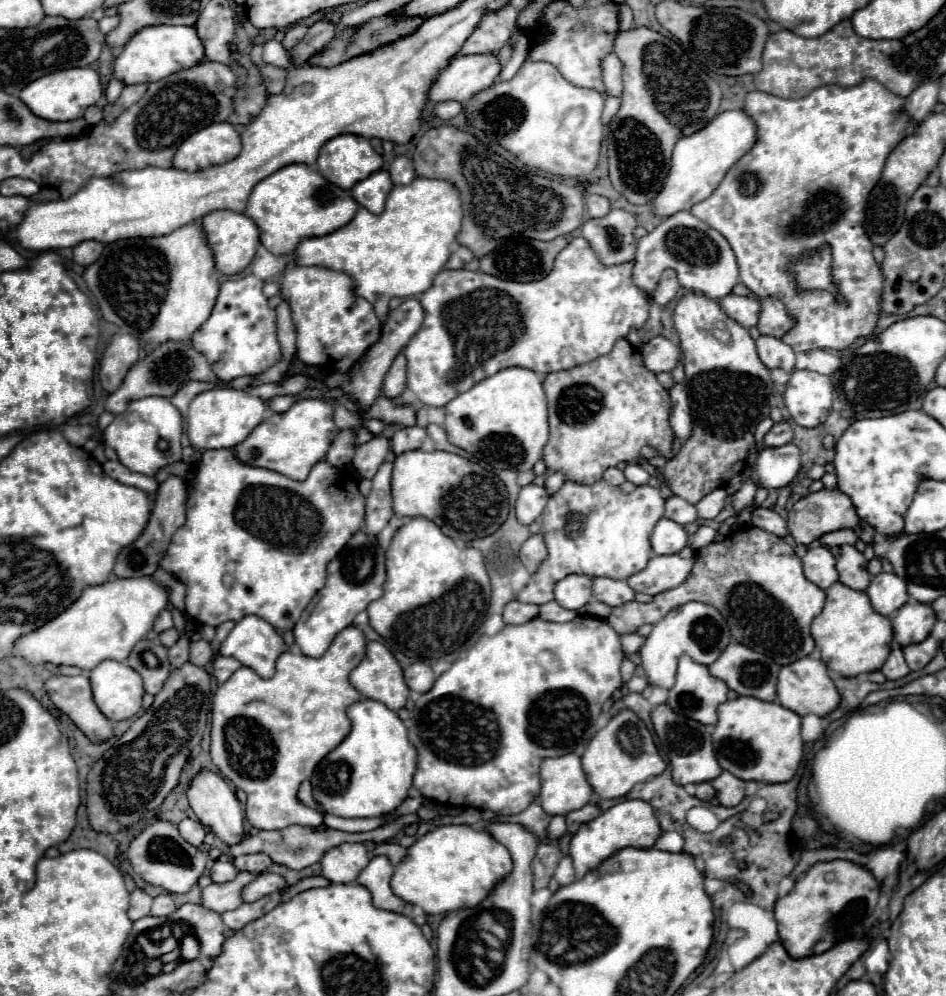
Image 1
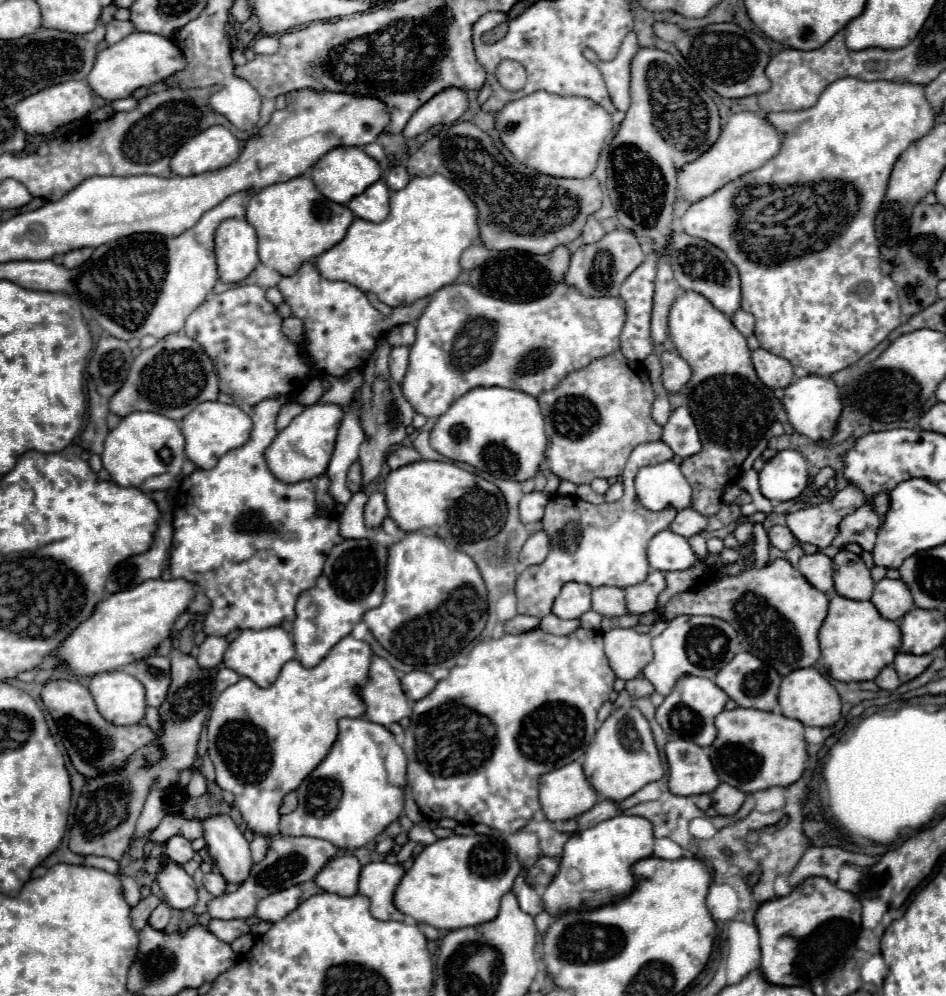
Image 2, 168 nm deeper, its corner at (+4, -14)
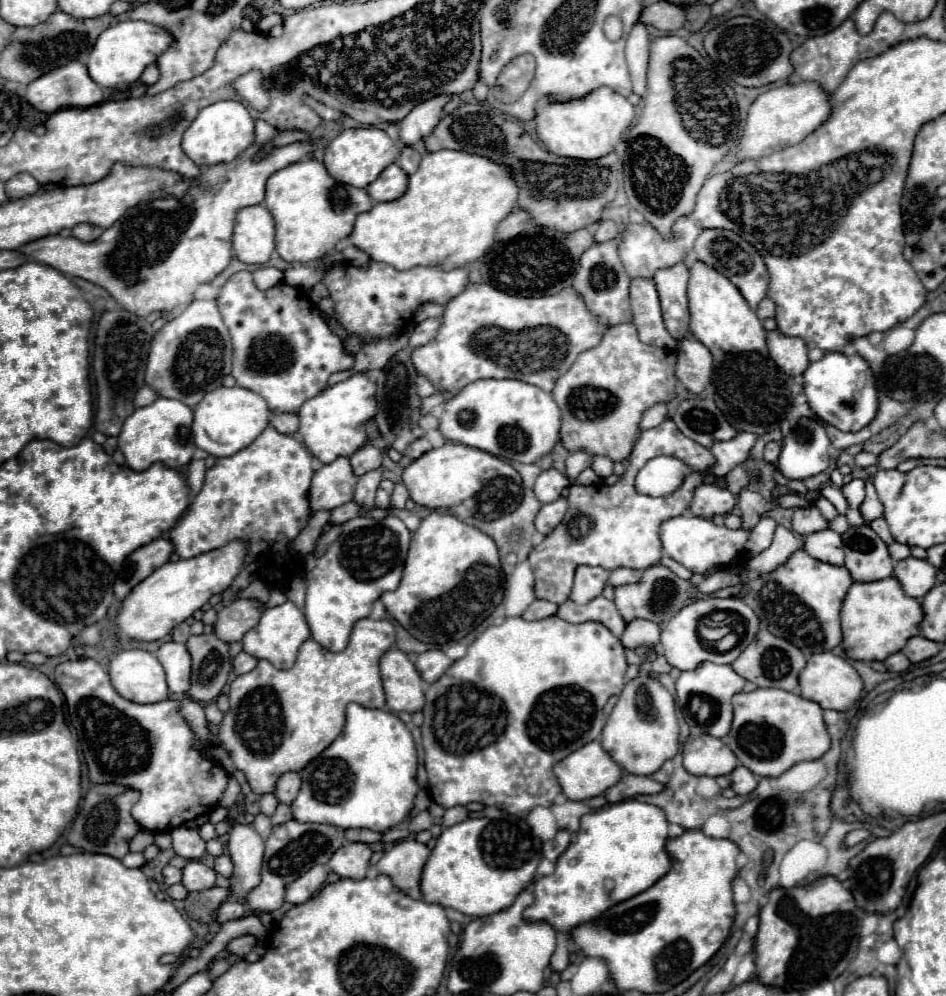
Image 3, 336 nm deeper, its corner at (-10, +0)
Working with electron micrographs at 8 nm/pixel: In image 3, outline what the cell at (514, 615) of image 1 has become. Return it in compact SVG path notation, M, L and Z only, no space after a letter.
M534 600L528 610L524 612L524 620L542 620L542 618L548 618L548 616L554 616L558 610L558 604L554 602L546 602L546 600Z

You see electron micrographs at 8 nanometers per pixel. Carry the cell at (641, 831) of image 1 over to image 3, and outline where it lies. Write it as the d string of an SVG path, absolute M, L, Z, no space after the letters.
M624 800L584 814L574 842L556 860L556 872L538 878L530 886L534 904L524 910L524 920L546 922L564 934L570 934L576 926L598 920L602 912L644 892L672 868L666 840L666 816L652 804Z

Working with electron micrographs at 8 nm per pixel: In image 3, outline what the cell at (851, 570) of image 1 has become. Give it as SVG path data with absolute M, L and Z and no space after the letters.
M850 526L842 534L846 568L856 582L876 582L888 578L894 570L894 560L888 554L888 546L868 526Z

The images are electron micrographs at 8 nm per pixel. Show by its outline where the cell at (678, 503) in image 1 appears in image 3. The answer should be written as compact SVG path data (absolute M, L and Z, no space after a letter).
M702 484L694 492L692 500L692 514L702 518L712 518L714 514L728 514L736 504L736 498L726 488L720 488L718 484Z

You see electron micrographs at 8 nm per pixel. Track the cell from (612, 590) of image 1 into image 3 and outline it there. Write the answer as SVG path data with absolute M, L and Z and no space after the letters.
M616 568L610 572L608 584L612 586L624 586L624 584L634 584L642 578L642 570L632 570L632 568Z

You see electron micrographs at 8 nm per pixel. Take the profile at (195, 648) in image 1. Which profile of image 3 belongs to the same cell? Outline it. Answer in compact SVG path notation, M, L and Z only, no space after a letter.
M238 598L228 606L220 608L218 622L214 624L214 634L224 642L242 640L242 636L254 628L260 620L260 604L254 598Z

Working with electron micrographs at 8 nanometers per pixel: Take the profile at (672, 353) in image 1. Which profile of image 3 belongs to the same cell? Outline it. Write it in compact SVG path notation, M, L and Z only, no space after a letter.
M682 338L676 344L676 376L678 380L688 388L692 394L700 394L708 384L712 376L712 354L710 350L690 338Z

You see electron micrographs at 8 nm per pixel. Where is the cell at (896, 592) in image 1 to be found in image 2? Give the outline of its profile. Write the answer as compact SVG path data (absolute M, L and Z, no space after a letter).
M882 578L876 584L870 602L876 606L882 618L894 622L914 608L908 586L902 580L890 580L890 578Z

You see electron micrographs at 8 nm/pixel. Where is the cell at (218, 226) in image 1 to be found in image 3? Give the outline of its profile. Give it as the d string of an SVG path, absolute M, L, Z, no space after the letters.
M264 204L238 212L234 226L234 256L246 264L266 264L274 250L274 218Z

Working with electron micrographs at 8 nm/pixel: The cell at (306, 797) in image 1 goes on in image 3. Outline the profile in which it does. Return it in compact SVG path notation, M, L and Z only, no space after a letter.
M284 772L278 782L276 782L276 788L274 788L274 796L278 798L278 802L284 802L284 804L290 804L296 794L300 790L300 778L296 772Z

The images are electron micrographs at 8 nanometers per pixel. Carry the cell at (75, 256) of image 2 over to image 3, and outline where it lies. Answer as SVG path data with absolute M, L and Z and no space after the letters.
M78 224L72 228L72 236L82 242L92 242L94 238L98 238L98 234L102 234L102 228L94 224Z

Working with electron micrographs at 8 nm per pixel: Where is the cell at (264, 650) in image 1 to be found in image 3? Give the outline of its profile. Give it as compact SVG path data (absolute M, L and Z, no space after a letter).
M288 600L282 606L266 608L262 612L262 618L260 618L258 626L254 626L252 630L248 630L244 634L242 644L244 644L244 650L248 654L254 654L256 658L264 658L278 668L290 668L290 666L294 666L300 644L306 642L308 638L310 638L310 628L306 624L306 618L304 618L302 610L298 610L296 604Z

